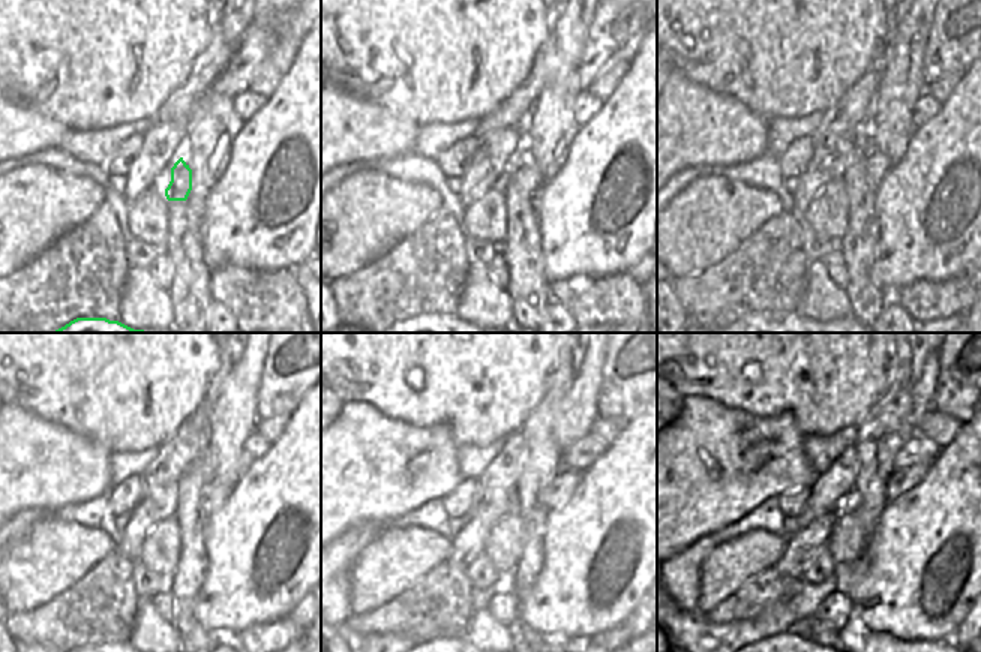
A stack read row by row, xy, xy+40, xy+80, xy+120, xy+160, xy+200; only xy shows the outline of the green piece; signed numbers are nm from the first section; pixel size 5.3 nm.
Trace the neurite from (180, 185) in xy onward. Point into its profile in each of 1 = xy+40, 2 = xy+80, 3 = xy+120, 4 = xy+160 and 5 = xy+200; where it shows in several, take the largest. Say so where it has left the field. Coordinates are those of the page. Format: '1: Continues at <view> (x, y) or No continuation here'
1: Continues at xy+40 (525, 173)
2: Continues at xy+80 (878, 165)
3: Continues at xy+120 (212, 496)
4: Continues at xy+160 (558, 492)
5: Continues at xy+200 (900, 481)

